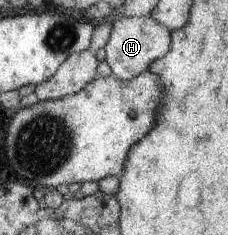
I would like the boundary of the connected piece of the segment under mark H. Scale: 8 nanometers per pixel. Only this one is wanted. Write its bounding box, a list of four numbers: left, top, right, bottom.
[106,17,171,81]

